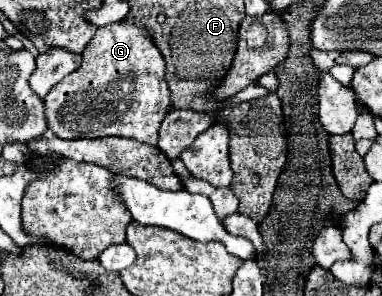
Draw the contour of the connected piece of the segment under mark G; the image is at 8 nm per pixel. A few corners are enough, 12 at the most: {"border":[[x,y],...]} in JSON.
{"border":[[132,22],[98,28],[44,98],[62,140],[156,146],[164,58]]}

